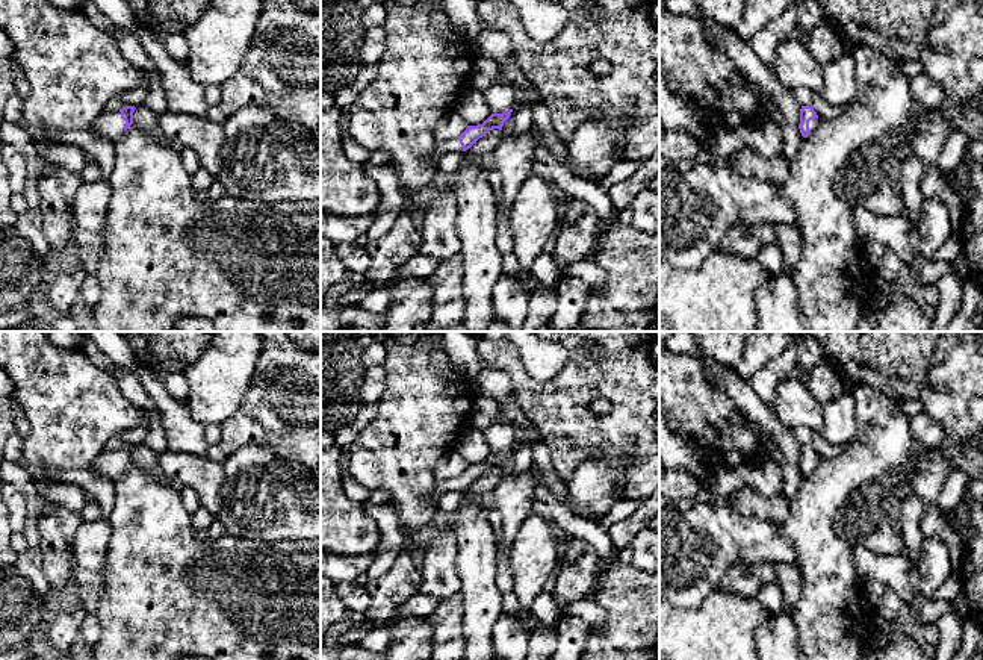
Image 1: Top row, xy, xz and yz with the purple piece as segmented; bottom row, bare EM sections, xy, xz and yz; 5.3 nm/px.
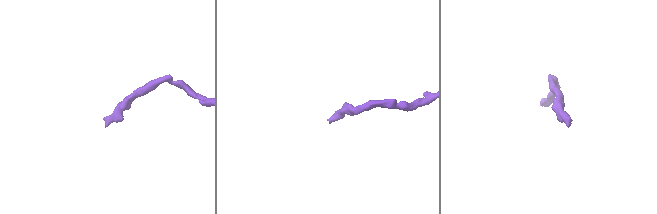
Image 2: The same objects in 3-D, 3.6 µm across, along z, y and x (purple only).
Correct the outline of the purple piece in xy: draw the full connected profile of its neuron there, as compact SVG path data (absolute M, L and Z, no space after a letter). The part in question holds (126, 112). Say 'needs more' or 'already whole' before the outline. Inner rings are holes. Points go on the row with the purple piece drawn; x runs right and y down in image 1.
needs more; M126 106L113 112L103 112L89 127L95 136L106 136L116 141L133 124L135 106Z

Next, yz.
needs more; M802 106L798 129L803 138L808 138L815 132L818 121L820 118L812 106Z

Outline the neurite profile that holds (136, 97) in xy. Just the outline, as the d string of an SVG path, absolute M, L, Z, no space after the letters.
M144 83L129 92L124 92L124 103L119 106L119 109L126 106L135 106L135 107L142 106L145 103L148 91L150 85Z

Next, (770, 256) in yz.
M764 244L756 260L764 269L767 269L773 277L785 271L783 253L776 244Z

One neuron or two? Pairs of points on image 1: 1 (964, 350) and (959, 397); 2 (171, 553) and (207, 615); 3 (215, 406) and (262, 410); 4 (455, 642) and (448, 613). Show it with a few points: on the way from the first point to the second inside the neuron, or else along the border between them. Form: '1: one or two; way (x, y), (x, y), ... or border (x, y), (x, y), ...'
1: one; way (964, 362), (964, 385)
2: one; way (173, 568), (173, 580), (192, 600)
3: two; border (245, 395), (241, 404), (218, 424)
4: one; way (451, 635), (448, 631), (448, 621)

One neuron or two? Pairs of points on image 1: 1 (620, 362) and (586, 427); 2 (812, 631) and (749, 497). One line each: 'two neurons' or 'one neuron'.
1: one neuron
2: two neurons

